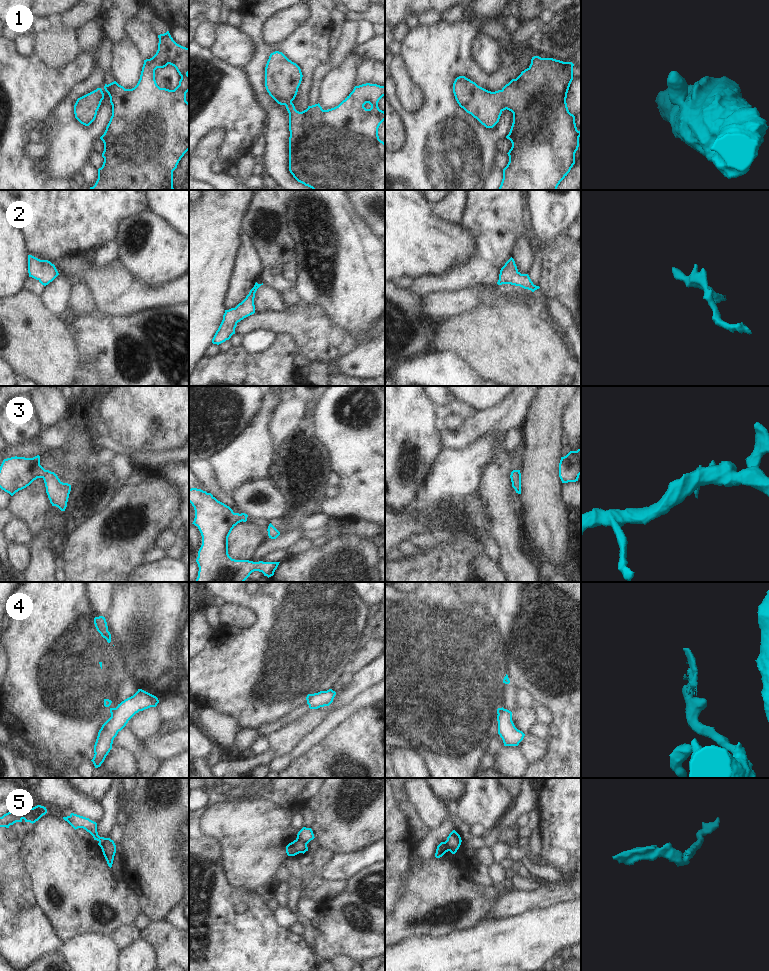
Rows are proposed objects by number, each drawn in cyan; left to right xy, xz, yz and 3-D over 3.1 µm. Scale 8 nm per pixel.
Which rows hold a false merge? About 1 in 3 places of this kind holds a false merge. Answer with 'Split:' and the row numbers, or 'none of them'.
Split: 4, 5

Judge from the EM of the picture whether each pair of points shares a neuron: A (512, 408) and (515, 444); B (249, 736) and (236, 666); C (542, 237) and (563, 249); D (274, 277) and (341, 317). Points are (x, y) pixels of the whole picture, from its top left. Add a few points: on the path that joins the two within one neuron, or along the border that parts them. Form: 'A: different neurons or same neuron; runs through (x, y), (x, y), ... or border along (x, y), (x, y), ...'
A: different neurons; border along (521, 428), (510, 428), (508, 430)
B: different neurons; border along (240, 728), (253, 728), (256, 730)
C: different neurons; border along (568, 226), (542, 252)
D: different neurons; border along (295, 282), (293, 287)

